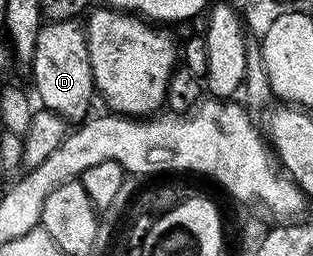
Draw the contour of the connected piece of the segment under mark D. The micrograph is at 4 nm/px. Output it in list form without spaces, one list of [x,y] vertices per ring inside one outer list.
[[[76,20],[51,21],[42,24],[39,39],[35,43],[33,89],[40,104],[57,113],[66,123],[80,123],[90,116],[89,108],[95,98],[95,86],[91,75],[91,59],[87,51],[84,28]]]

